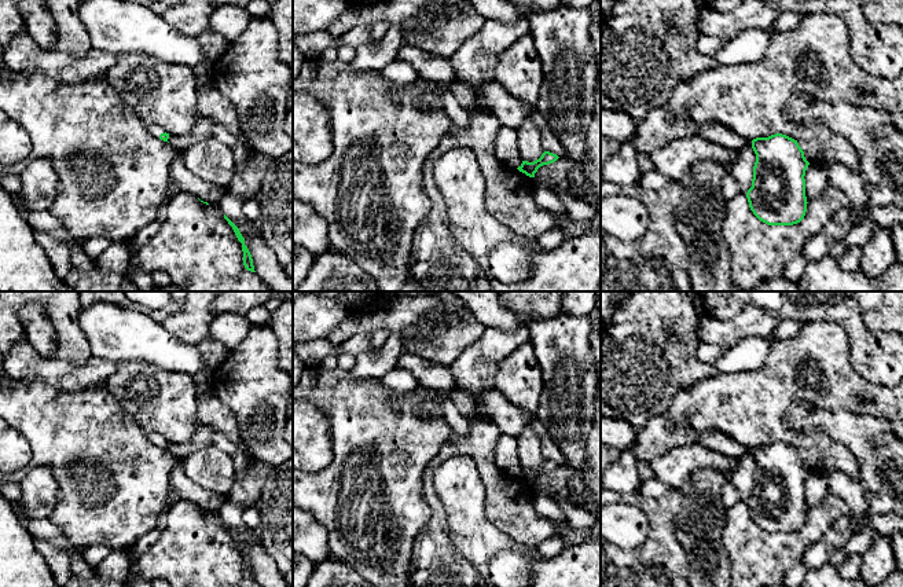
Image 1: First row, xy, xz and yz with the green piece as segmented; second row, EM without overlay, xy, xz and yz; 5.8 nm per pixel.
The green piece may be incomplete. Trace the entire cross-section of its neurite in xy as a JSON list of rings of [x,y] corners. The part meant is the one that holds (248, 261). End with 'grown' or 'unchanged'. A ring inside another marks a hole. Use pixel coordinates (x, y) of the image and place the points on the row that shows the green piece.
[[[224,214],[224,219],[228,221],[228,224],[232,227],[238,241],[242,243],[242,252],[243,252],[243,265],[247,271],[256,272],[254,271],[254,265],[253,265],[253,258],[252,254],[247,249],[247,246],[245,245],[245,238],[242,236],[239,228]]] | unchanged

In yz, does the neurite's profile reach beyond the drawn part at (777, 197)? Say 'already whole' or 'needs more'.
already whole

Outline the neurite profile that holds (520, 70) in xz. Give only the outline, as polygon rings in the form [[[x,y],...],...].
[[[531,34],[518,38],[500,56],[495,67],[495,81],[526,104],[535,104],[543,84],[543,63]]]

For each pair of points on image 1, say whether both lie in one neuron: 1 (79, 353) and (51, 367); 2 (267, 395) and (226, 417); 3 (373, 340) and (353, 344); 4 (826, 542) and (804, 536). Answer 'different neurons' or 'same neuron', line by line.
1: different neurons
2: different neurons
3: same neuron
4: different neurons

